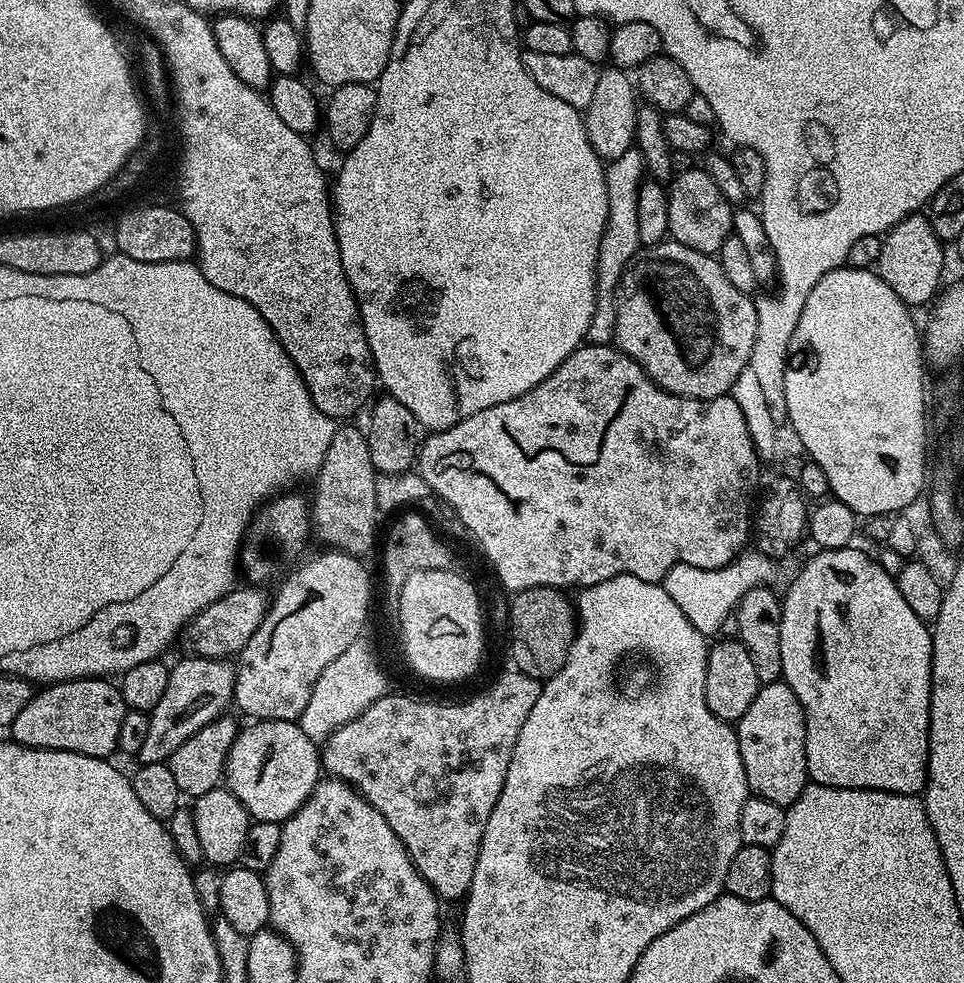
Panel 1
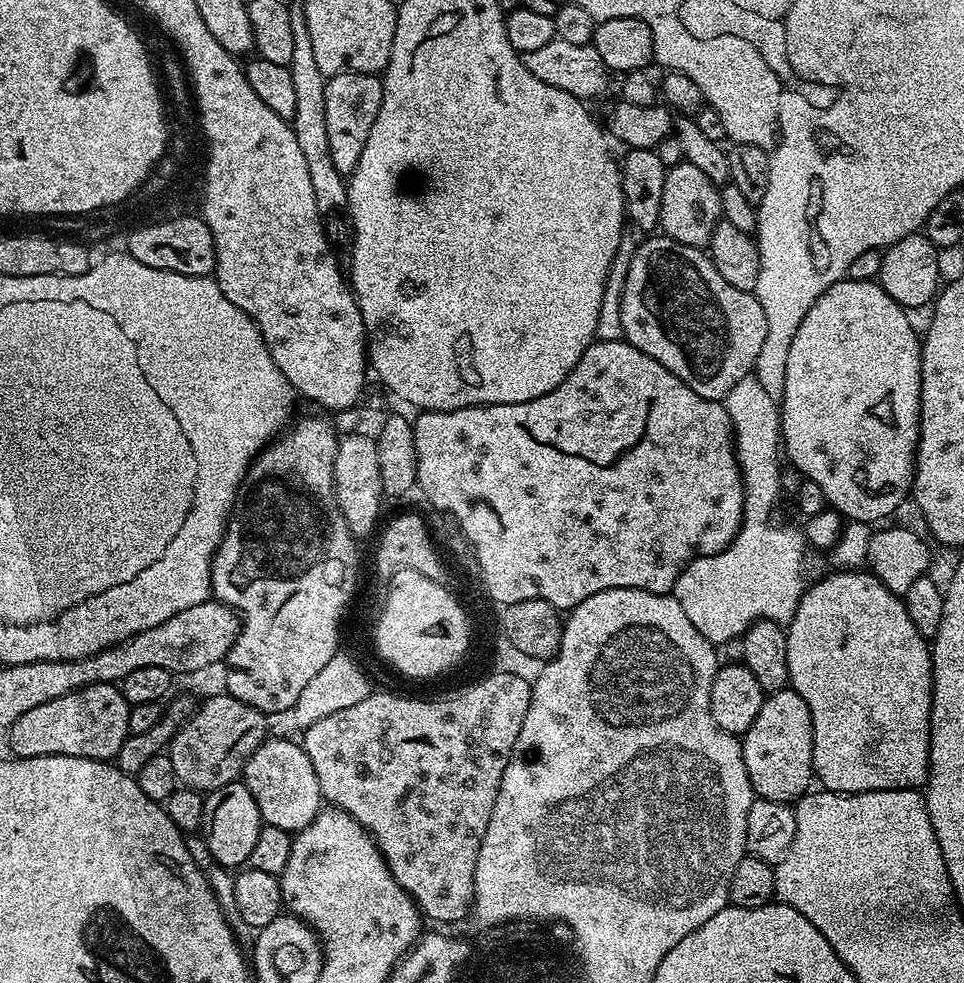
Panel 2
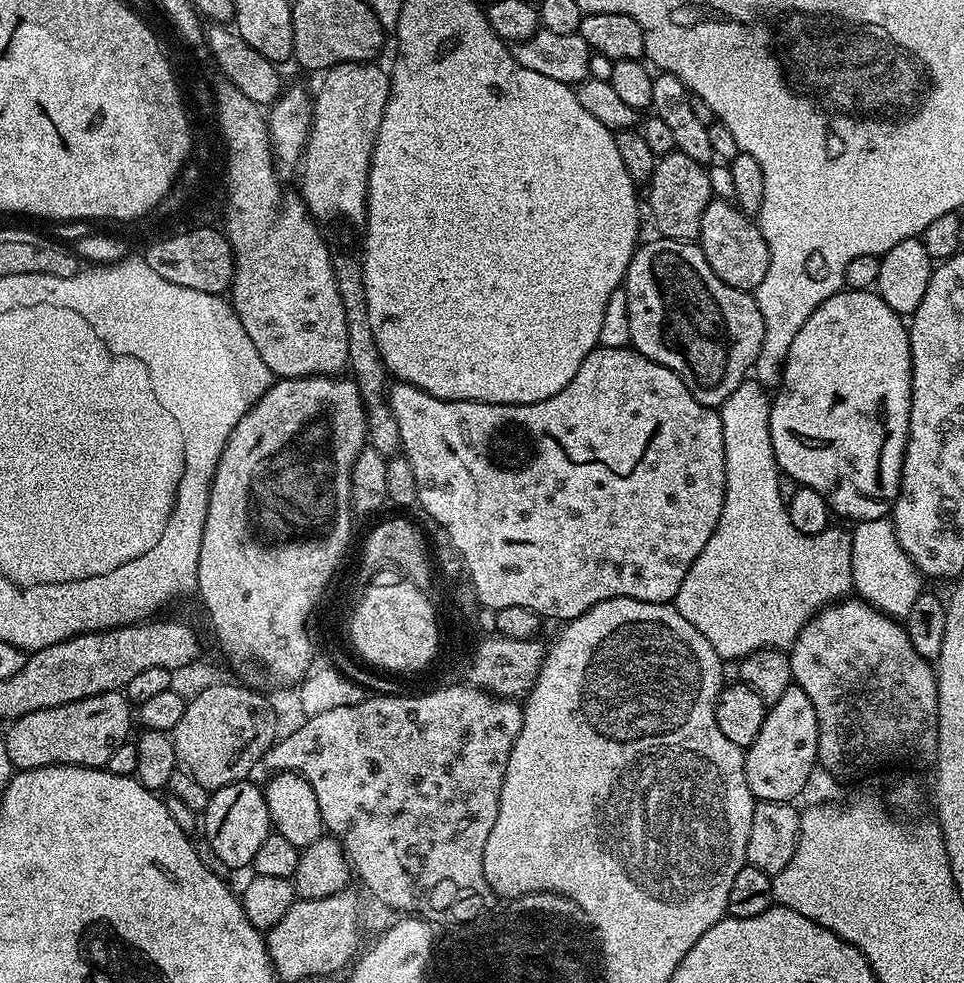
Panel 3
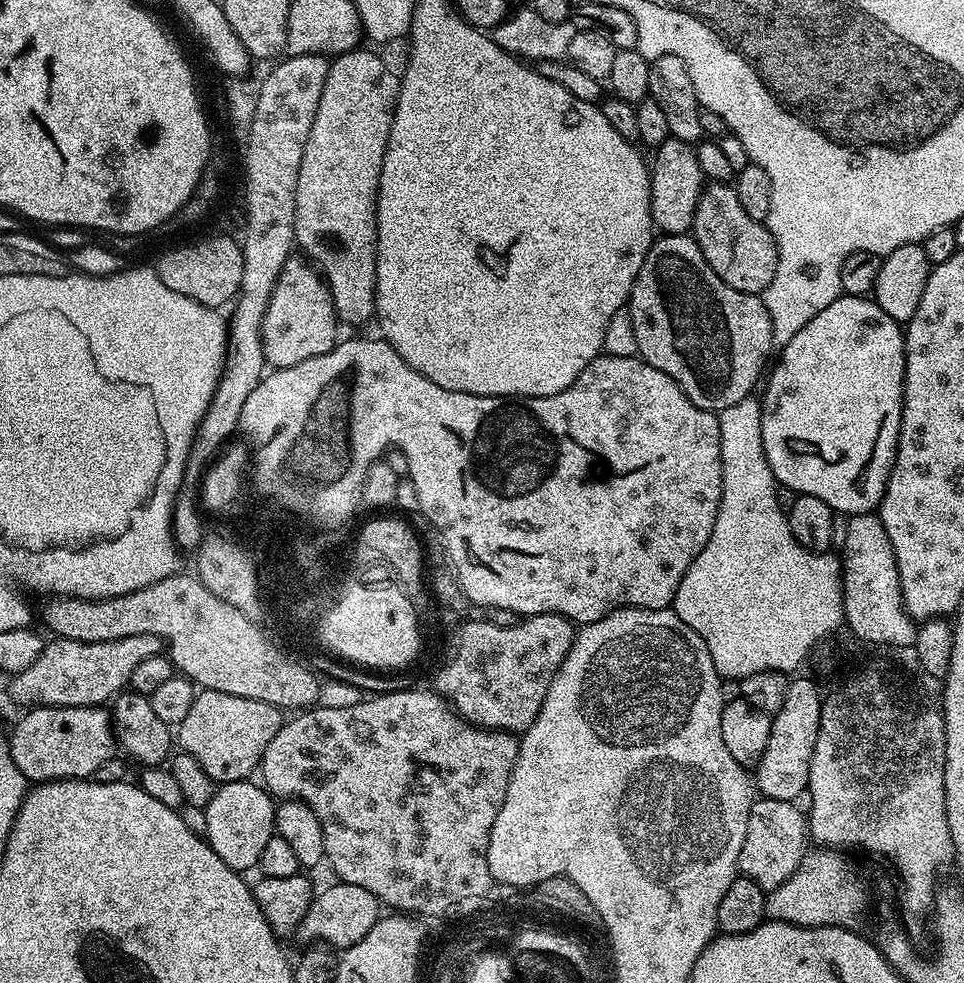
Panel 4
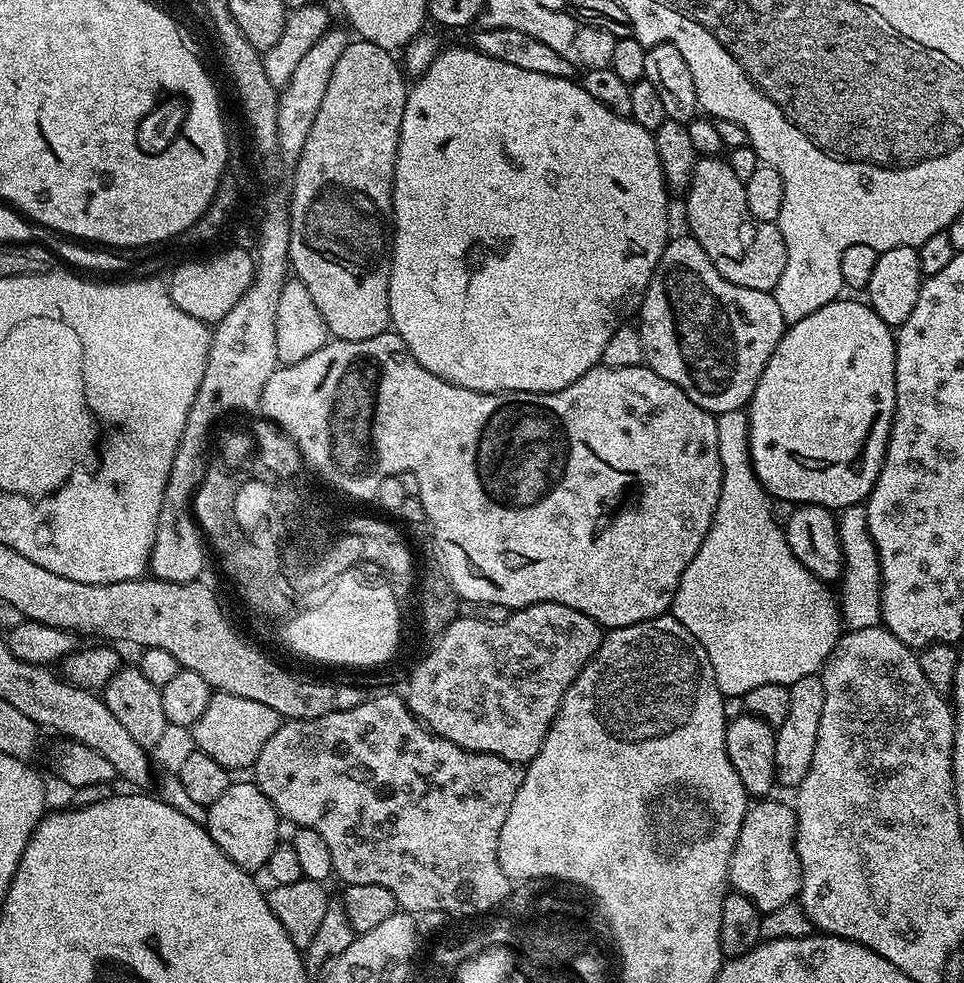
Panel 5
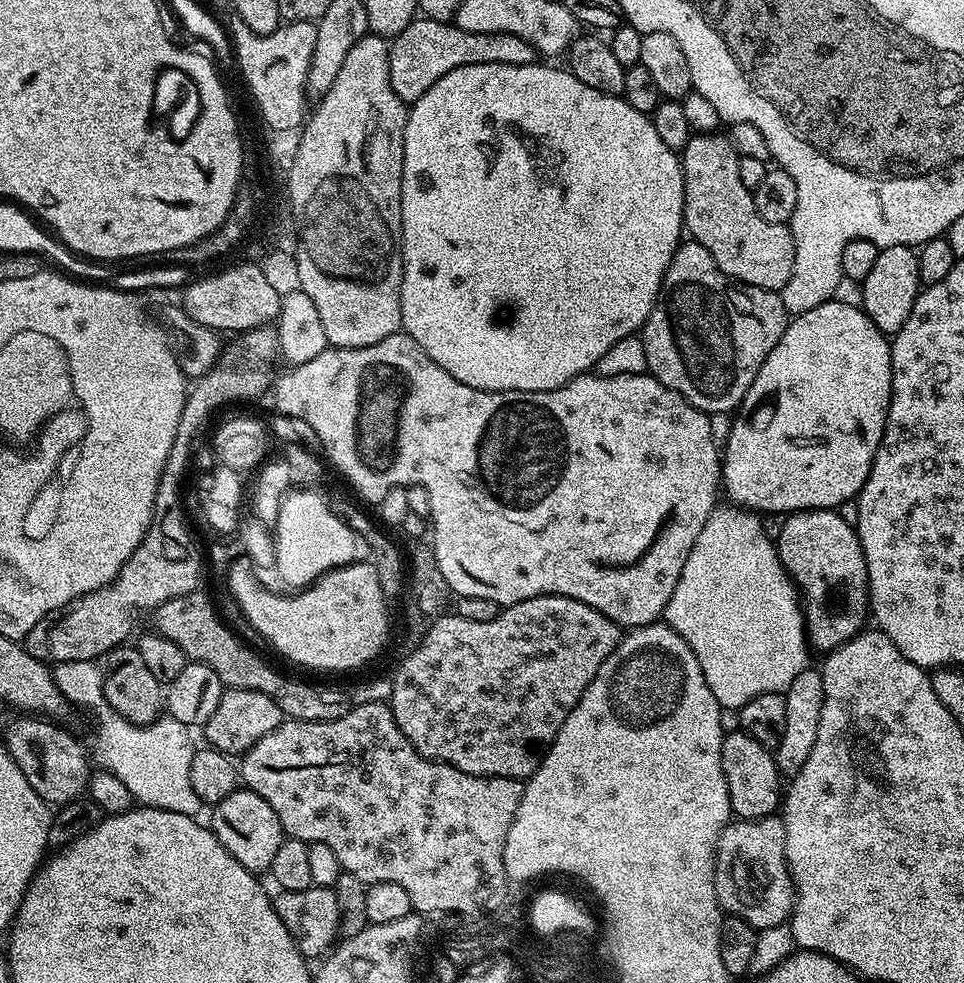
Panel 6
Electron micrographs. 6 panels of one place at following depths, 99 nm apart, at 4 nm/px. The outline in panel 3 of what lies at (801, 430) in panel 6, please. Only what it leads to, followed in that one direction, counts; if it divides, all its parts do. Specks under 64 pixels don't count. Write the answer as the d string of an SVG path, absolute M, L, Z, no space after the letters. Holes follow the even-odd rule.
M841 290L826 298L822 306L806 318L802 330L794 337L794 346L784 357L784 379L780 381L778 391L775 393L770 410L770 442L774 442L774 458L776 464L785 477L788 476L801 488L818 490L822 498L826 498L828 507L837 517L845 516L851 522L870 519L882 519L891 513L896 502L896 495L900 493L900 475L904 451L908 441L908 423L910 422L910 406L912 405L912 355L910 354L910 338L908 337L908 324L905 317L899 312L890 310L886 302L872 290L854 292Z

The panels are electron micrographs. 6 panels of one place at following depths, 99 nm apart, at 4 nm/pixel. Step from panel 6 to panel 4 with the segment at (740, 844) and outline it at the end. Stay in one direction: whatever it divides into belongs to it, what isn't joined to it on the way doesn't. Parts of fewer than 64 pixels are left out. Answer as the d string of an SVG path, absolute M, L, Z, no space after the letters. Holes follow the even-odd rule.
M753 799L750 806L750 822L746 822L746 842L742 842L742 854L738 854L739 875L749 876L765 893L773 892L782 882L798 870L810 844L808 821L805 813L796 809L791 800Z

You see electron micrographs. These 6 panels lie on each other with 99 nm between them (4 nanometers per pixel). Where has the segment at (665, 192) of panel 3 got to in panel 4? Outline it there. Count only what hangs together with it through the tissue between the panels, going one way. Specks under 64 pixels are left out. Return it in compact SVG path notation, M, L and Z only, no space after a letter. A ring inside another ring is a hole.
M664 138L656 148L656 157L651 157L650 175L653 225L670 236L691 233L694 210L698 206L700 193L706 187L706 177L702 174L702 166L698 166L695 147L681 140Z

